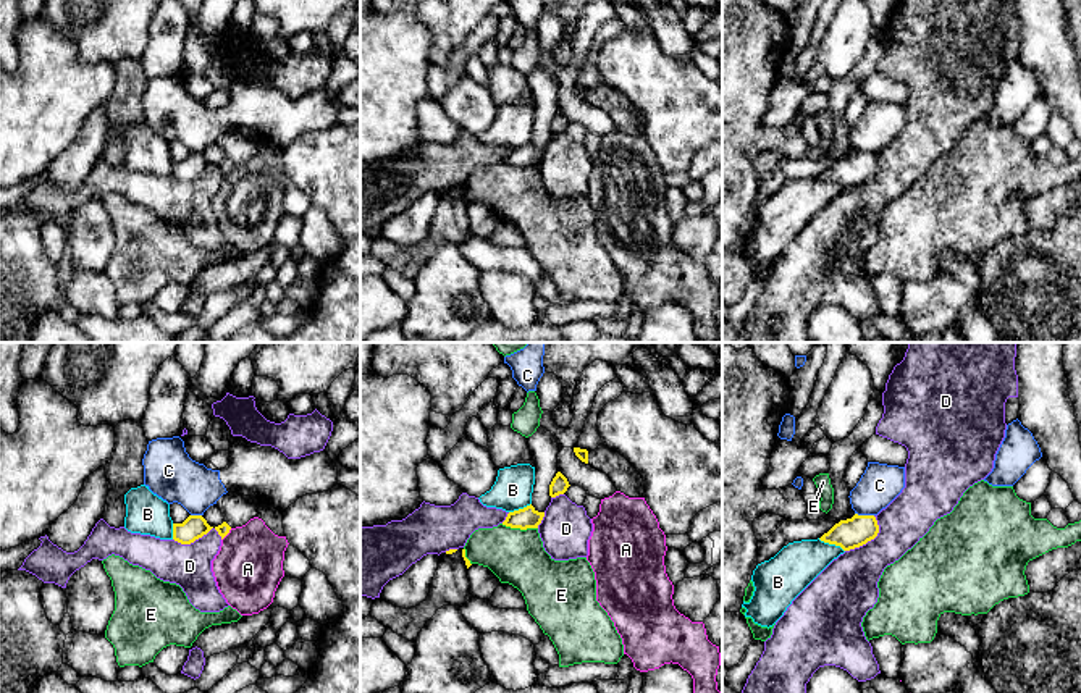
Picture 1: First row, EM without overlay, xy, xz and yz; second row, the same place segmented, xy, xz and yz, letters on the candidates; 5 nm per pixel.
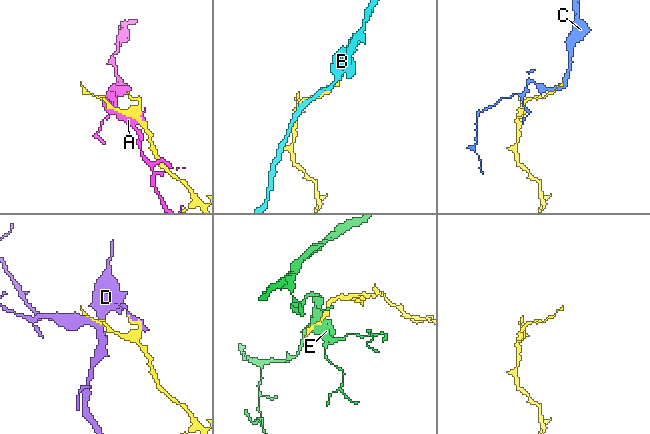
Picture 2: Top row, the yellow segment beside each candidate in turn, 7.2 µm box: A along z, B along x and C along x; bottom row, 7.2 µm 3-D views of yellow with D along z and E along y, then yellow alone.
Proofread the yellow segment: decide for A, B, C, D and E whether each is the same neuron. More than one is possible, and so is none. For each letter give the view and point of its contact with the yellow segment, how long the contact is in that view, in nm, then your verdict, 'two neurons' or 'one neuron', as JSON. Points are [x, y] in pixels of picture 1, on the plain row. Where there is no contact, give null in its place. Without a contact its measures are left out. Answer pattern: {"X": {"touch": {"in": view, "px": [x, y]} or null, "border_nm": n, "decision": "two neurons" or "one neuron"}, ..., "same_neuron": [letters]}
{"A": {"touch": {"in": "xy", "px": [227, 172]}, "border_nm": 80, "decision": "two neurons"}, "B": {"touch": {"in": "yz", "px": [831, 181]}, "border_nm": 150, "decision": "two neurons"}, "C": {"touch": {"in": "yz", "px": [865, 154]}, "border_nm": 100, "decision": "two neurons"}, "D": {"touch": {"in": "yz", "px": [870, 178]}, "border_nm": 240, "decision": "two neurons"}, "E": {"touch": {"in": "xz", "px": [519, 165]}, "border_nm": 190, "decision": "two neurons"}, "same_neuron": []}

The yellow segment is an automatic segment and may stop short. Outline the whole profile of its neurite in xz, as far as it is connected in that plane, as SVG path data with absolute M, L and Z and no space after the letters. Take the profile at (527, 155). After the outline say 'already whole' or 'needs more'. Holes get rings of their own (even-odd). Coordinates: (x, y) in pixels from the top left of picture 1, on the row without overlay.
M532 142L509 150L506 158L503 160L503 163L511 165L511 166L520 166L520 168L527 168L527 166L538 166L538 163L541 162L545 155L545 150L538 150Z; already whole

